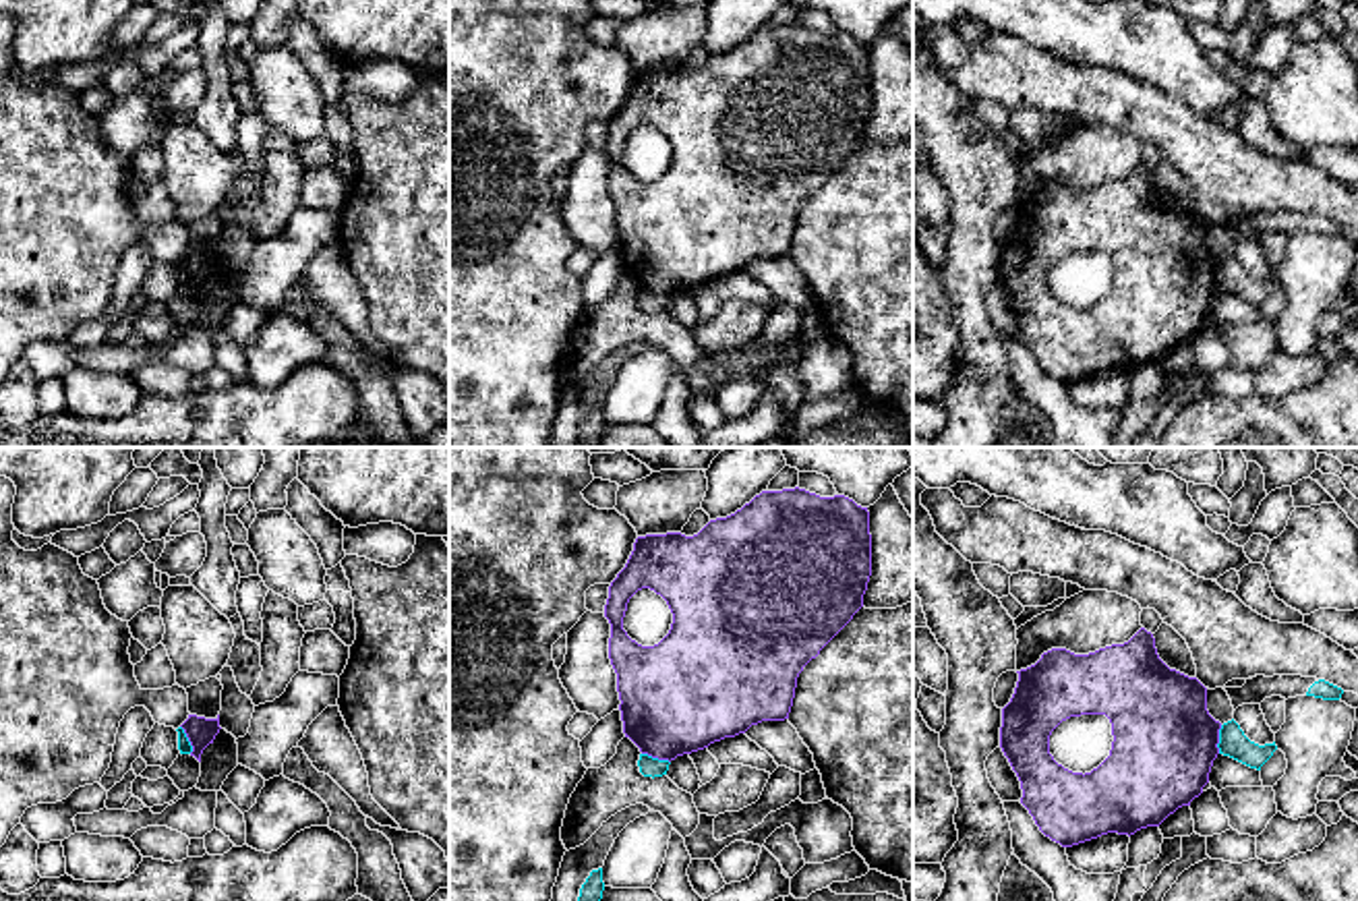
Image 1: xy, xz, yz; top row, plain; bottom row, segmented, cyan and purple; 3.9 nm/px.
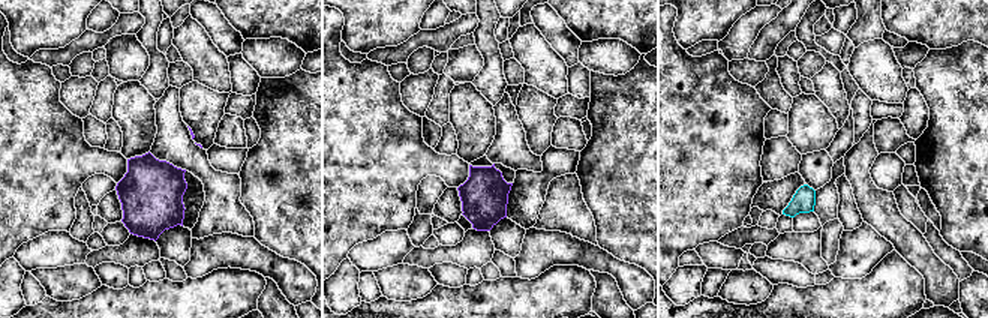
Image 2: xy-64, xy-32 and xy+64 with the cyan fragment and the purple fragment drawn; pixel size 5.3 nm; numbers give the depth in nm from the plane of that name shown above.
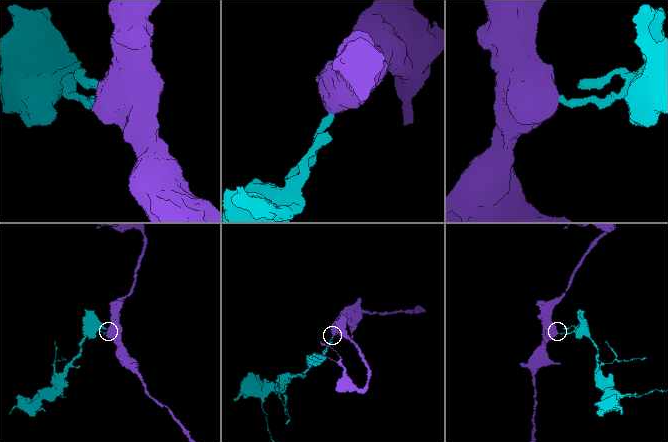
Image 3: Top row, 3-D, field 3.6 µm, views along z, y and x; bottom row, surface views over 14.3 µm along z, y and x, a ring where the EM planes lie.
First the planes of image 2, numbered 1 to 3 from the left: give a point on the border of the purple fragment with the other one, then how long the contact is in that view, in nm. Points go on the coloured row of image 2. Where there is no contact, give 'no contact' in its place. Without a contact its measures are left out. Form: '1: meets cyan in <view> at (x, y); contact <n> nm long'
1: no contact
2: no contact
3: no contact

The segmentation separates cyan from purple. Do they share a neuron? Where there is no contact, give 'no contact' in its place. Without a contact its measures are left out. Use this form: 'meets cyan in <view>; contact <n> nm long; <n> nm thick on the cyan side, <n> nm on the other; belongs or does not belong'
meets cyan in xz; contact 120 nm long; 80 nm thick on the cyan side, 440 nm on the other; does not belong

